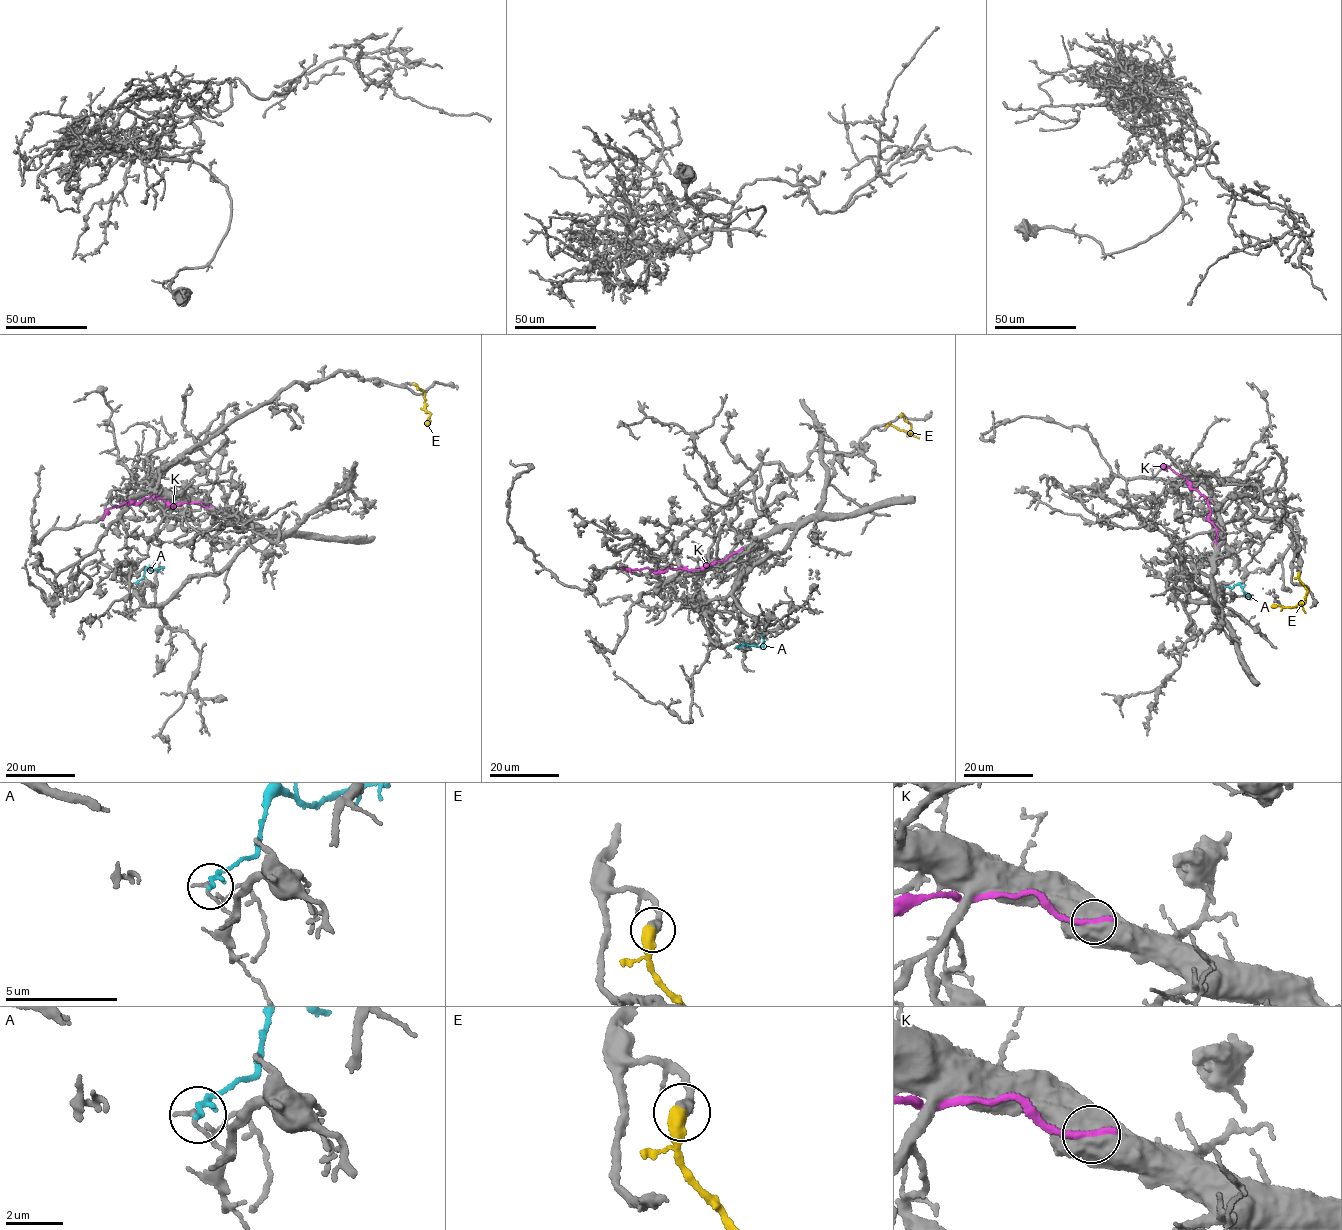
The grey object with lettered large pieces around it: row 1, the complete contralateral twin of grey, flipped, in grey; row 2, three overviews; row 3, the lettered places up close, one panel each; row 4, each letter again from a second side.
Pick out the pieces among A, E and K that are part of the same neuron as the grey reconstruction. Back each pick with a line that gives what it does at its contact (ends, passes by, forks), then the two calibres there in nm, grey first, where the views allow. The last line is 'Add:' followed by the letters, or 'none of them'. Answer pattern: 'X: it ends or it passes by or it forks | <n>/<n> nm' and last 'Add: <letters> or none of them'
E: it ends | 320/550 nm
Add: E

